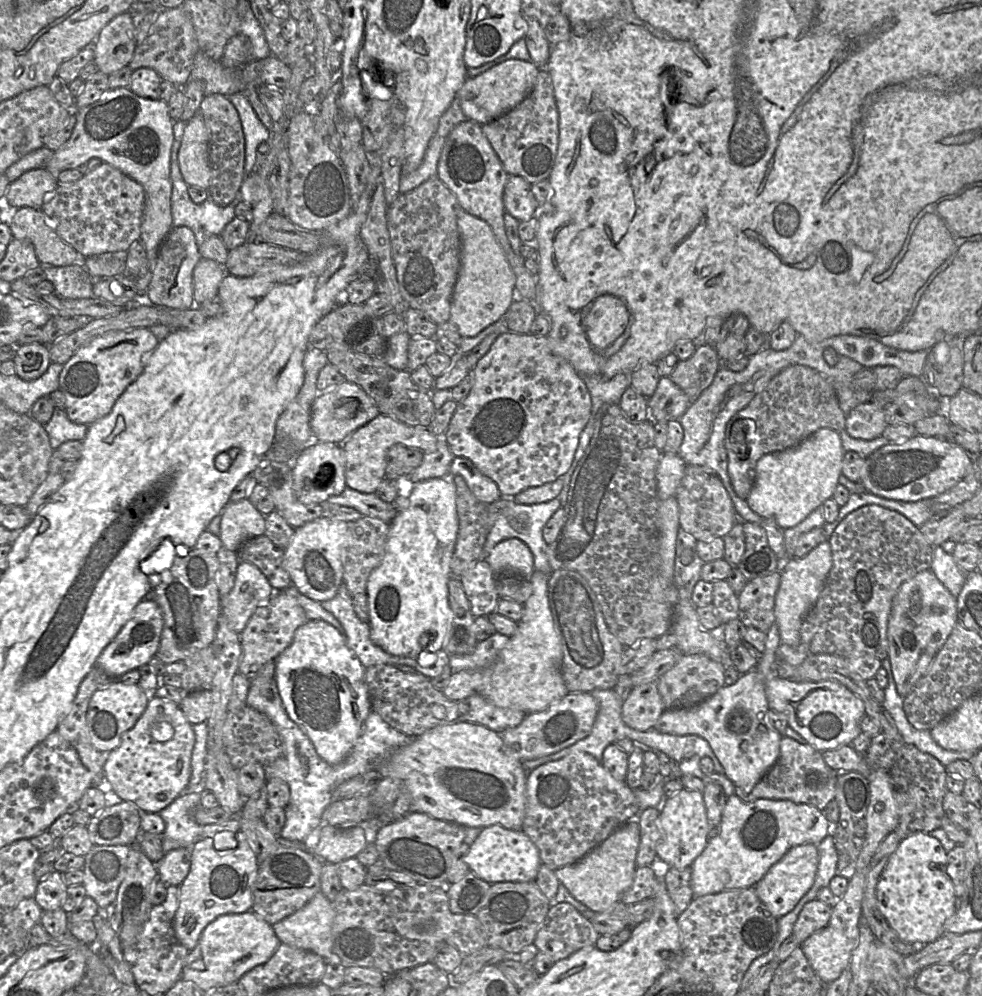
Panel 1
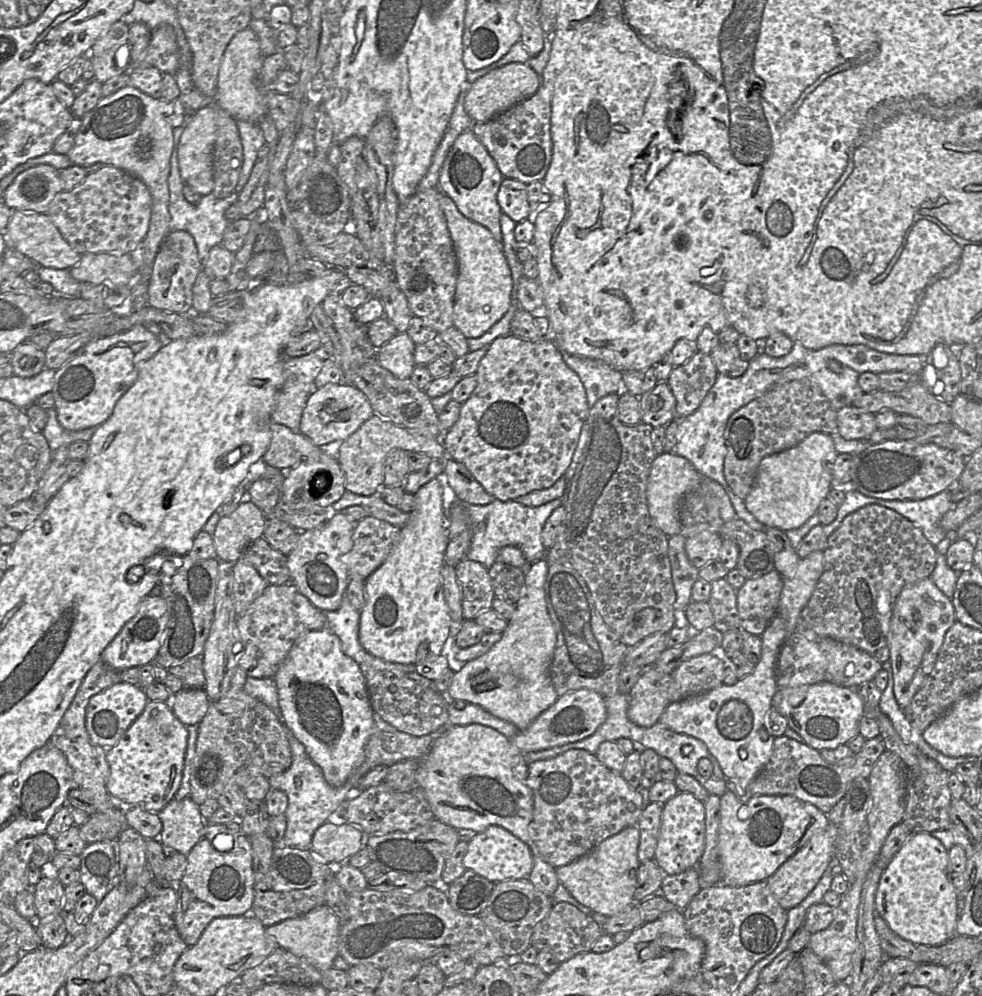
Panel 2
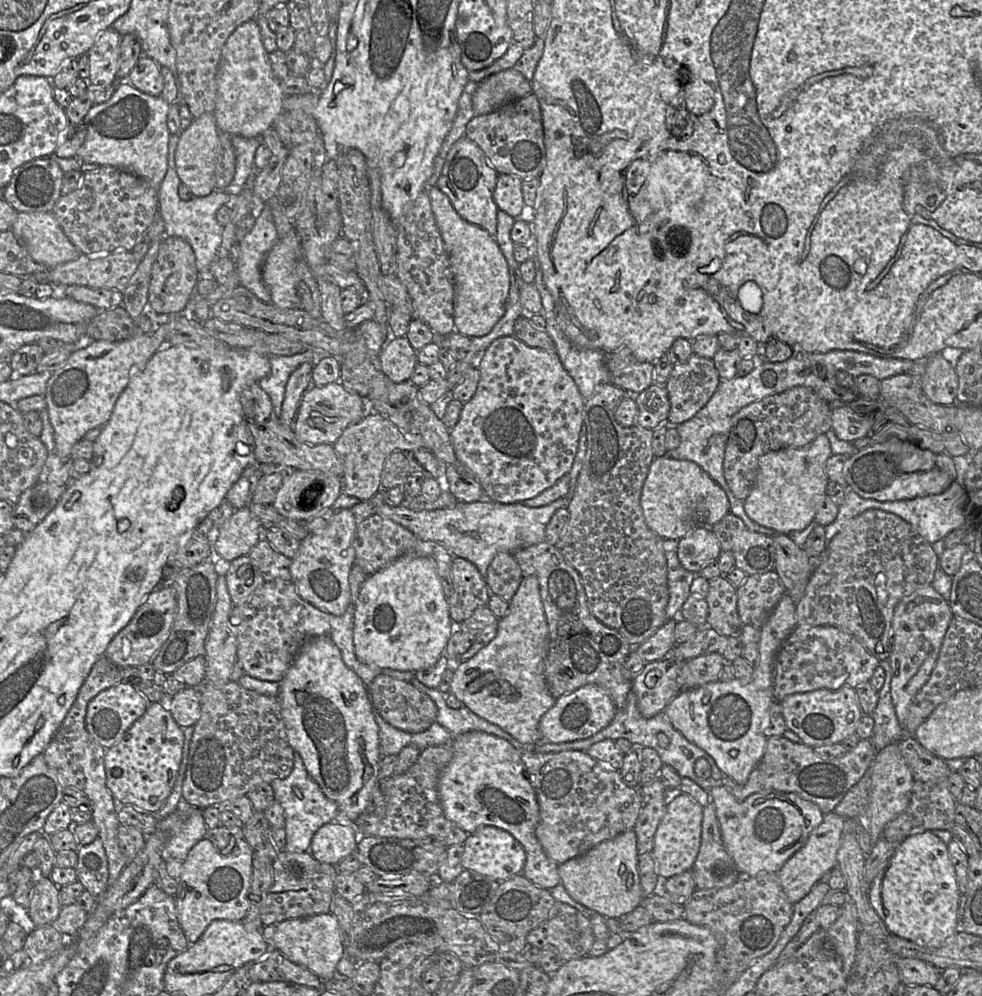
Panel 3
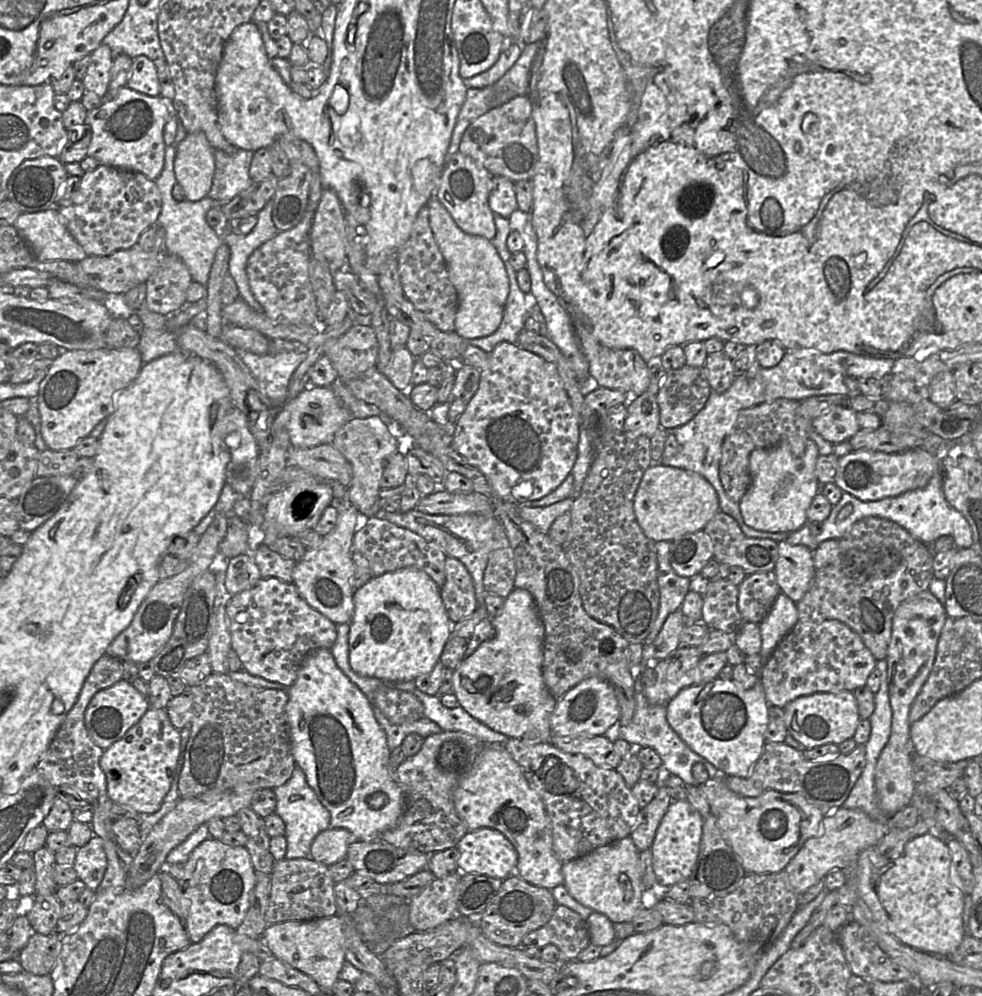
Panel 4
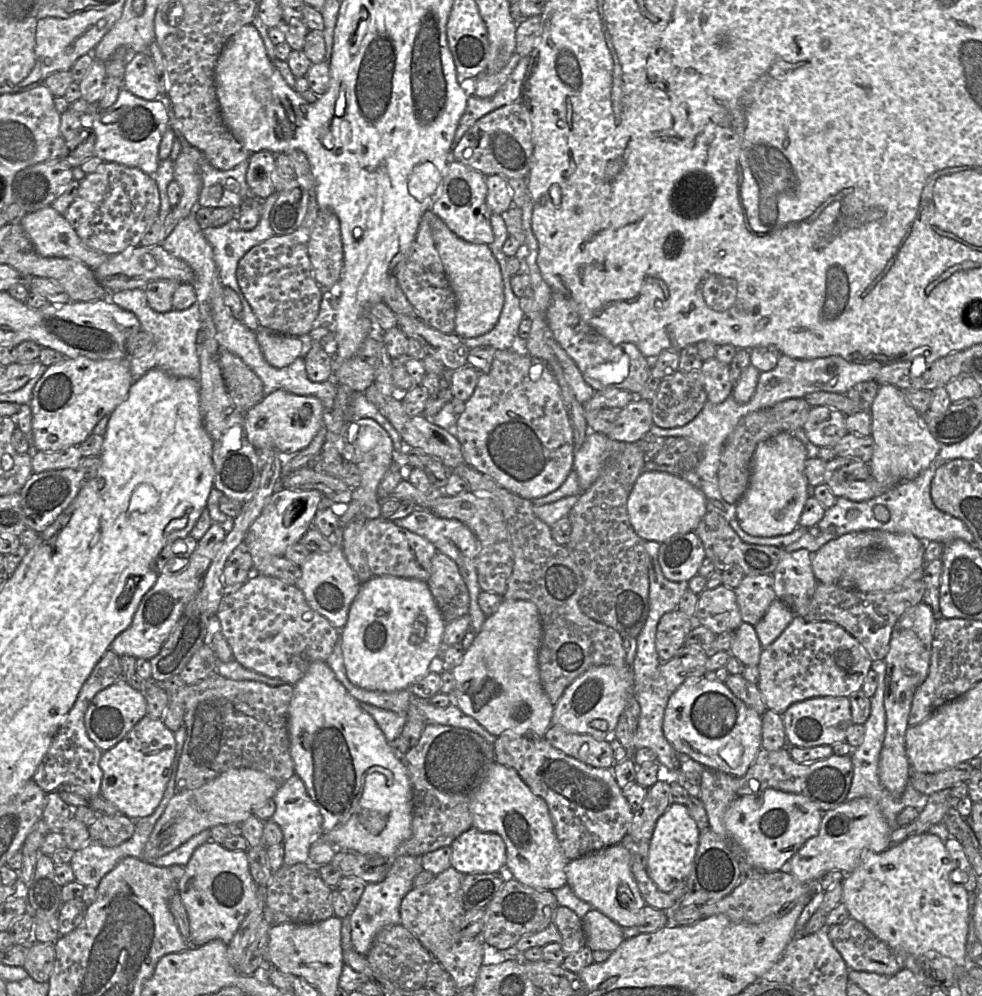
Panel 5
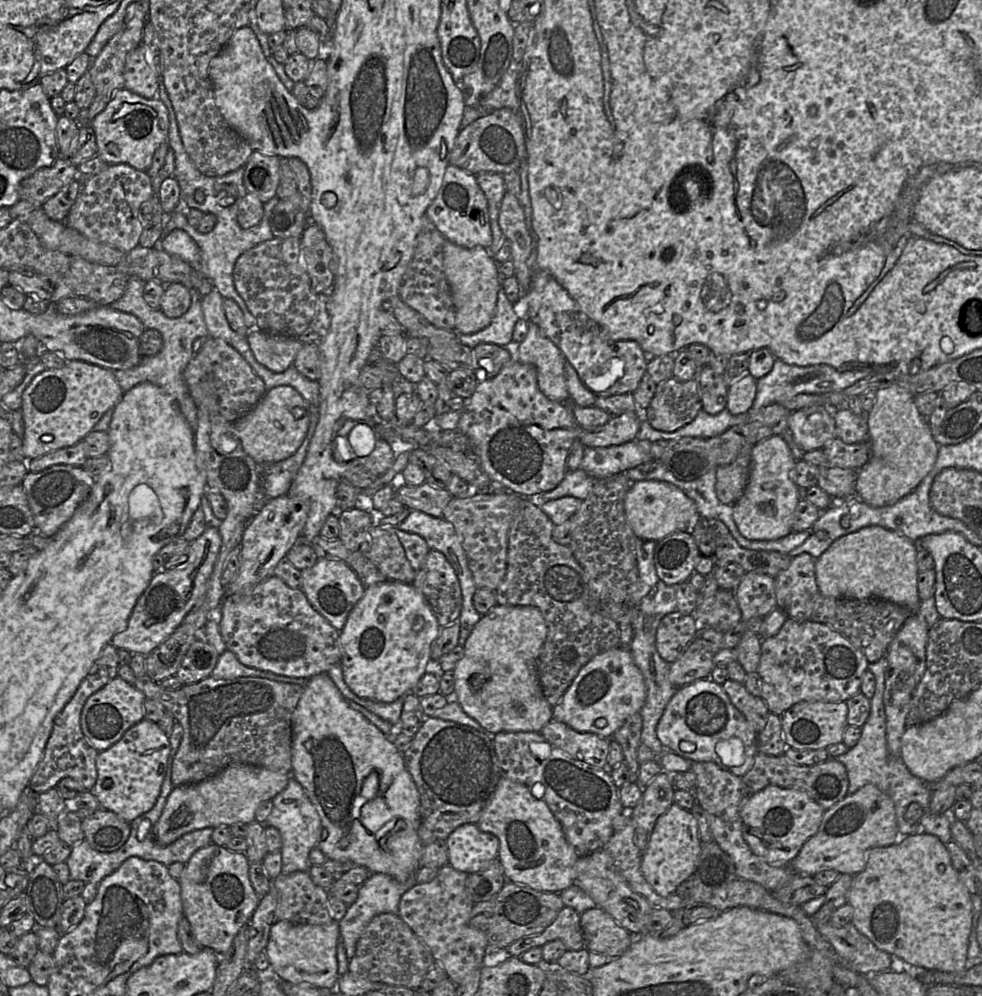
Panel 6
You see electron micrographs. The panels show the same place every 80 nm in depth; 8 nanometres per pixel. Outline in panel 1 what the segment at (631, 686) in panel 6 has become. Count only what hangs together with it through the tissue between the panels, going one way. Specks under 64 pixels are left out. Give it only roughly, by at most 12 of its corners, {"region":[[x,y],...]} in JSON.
{"region":[[588,692],[568,693],[498,733],[521,761],[587,737],[598,713]]}

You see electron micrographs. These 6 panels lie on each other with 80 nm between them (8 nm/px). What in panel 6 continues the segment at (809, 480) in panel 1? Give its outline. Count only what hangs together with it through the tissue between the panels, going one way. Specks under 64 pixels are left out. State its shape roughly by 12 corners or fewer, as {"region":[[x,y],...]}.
{"region":[[780,435],[752,448],[733,519],[748,540],[788,535],[803,491]]}

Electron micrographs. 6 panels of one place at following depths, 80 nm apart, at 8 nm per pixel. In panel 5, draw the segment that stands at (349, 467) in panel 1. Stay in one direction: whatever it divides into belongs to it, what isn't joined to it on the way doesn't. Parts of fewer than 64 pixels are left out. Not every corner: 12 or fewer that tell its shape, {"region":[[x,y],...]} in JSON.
{"region":[[375,420],[347,422],[336,448],[361,484],[352,500],[367,519],[382,516],[378,486],[394,461]]}

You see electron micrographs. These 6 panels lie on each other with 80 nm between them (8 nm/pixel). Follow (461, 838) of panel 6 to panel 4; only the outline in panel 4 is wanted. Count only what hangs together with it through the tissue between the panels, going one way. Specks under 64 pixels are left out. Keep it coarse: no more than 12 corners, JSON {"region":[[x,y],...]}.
{"region":[[496,829],[469,831],[458,842],[462,873],[504,880],[517,851]]}

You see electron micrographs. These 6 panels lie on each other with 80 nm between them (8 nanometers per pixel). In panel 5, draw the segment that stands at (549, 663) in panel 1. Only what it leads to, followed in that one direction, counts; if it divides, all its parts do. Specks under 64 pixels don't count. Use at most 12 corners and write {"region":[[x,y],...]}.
{"region":[[502,599],[453,670],[494,736],[544,738],[535,603]]}

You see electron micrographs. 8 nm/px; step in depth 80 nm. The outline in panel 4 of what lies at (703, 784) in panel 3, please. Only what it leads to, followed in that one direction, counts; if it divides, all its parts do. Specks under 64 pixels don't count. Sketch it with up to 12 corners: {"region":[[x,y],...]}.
{"region":[[633,673],[635,712],[616,737],[635,750],[654,749],[664,772],[699,786],[692,762],[703,764],[671,728],[666,705],[651,705]]}

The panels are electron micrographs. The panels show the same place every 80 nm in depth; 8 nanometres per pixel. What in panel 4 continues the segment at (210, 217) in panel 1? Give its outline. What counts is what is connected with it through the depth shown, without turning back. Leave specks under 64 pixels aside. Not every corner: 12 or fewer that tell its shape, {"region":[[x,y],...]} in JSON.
{"region":[[166,146],[155,180],[164,251],[206,286],[221,237],[206,214],[209,197],[176,201],[176,147]]}

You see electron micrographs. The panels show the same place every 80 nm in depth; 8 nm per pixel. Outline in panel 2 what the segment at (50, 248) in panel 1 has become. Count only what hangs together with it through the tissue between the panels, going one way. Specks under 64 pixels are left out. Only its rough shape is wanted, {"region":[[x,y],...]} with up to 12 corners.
{"region":[[13,211],[9,245],[37,266],[71,269],[81,255],[46,213]]}

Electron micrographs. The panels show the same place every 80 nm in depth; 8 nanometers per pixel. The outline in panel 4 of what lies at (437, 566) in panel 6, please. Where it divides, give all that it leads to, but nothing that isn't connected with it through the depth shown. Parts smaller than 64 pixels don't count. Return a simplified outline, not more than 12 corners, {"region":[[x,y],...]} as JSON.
{"region":[[447,556],[441,597],[452,623],[474,613],[477,599],[466,566]]}

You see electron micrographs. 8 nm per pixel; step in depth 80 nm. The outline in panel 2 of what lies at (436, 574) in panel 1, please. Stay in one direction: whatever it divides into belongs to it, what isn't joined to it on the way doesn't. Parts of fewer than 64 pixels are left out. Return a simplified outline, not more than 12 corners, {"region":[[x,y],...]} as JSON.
{"region":[[437,479],[365,581],[359,641],[387,662],[446,655],[454,624]]}

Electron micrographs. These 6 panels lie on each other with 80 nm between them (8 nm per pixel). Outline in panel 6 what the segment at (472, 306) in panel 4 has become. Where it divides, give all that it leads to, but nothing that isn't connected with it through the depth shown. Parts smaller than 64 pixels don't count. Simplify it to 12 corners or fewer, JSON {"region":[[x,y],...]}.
{"region":[[448,240],[443,265],[455,331],[491,323],[500,289],[486,248]]}

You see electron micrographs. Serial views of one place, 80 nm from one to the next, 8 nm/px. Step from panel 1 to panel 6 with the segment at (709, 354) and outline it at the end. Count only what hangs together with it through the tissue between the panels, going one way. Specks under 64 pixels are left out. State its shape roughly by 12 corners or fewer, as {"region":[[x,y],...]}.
{"region":[[697,375],[657,384],[642,414],[673,432],[701,409]]}

